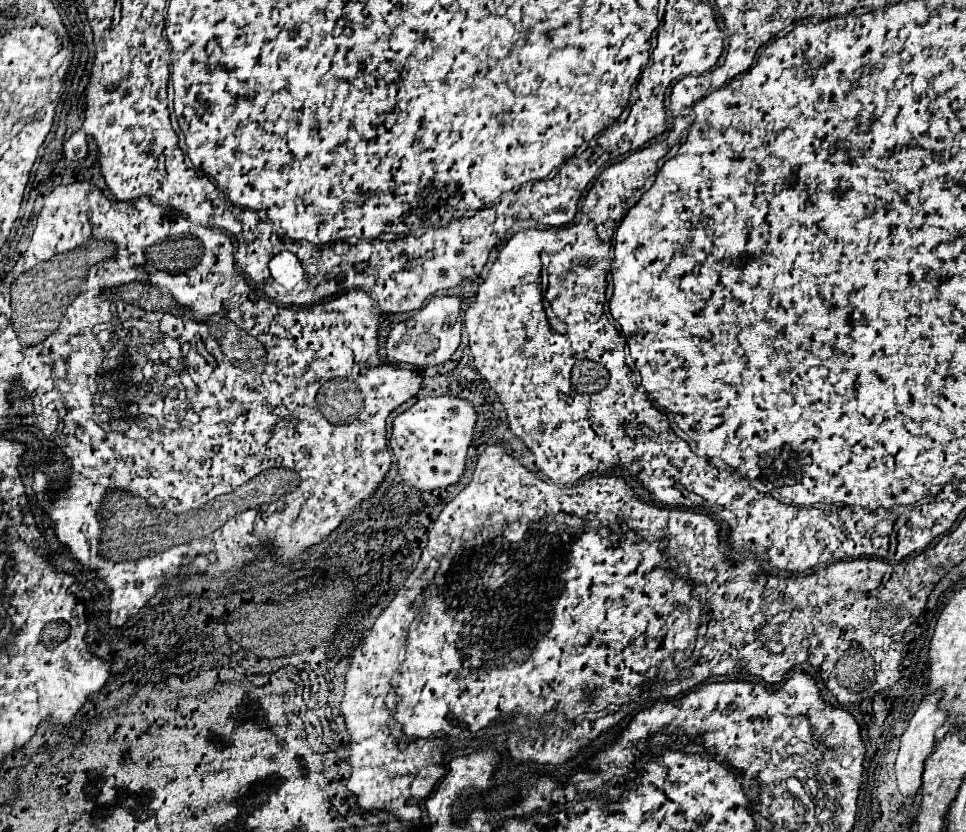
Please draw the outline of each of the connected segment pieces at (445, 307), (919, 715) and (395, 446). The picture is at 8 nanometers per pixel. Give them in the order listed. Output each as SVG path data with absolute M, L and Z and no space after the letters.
M434 296L430 302L424 304L424 308L418 310L418 314L406 322L400 322L392 328L388 342L386 342L386 354L392 362L400 364L412 364L412 366L436 366L452 358L456 348L460 346L460 330L462 330L462 318L460 318L460 304L462 300L456 296Z
M936 690L934 694L928 694L918 710L914 712L914 716L910 718L910 724L908 724L908 730L902 734L902 740L900 740L900 750L898 750L898 758L896 758L896 778L898 778L898 788L902 794L906 796L912 796L918 792L920 788L920 780L922 780L922 768L924 768L924 762L926 758L934 752L934 734L936 730L946 722L946 712L938 708L938 702L942 698L942 690Z
M450 395L422 398L412 408L396 416L390 448L396 456L402 480L418 490L436 490L458 484L464 474L476 418L478 416L470 400Z

